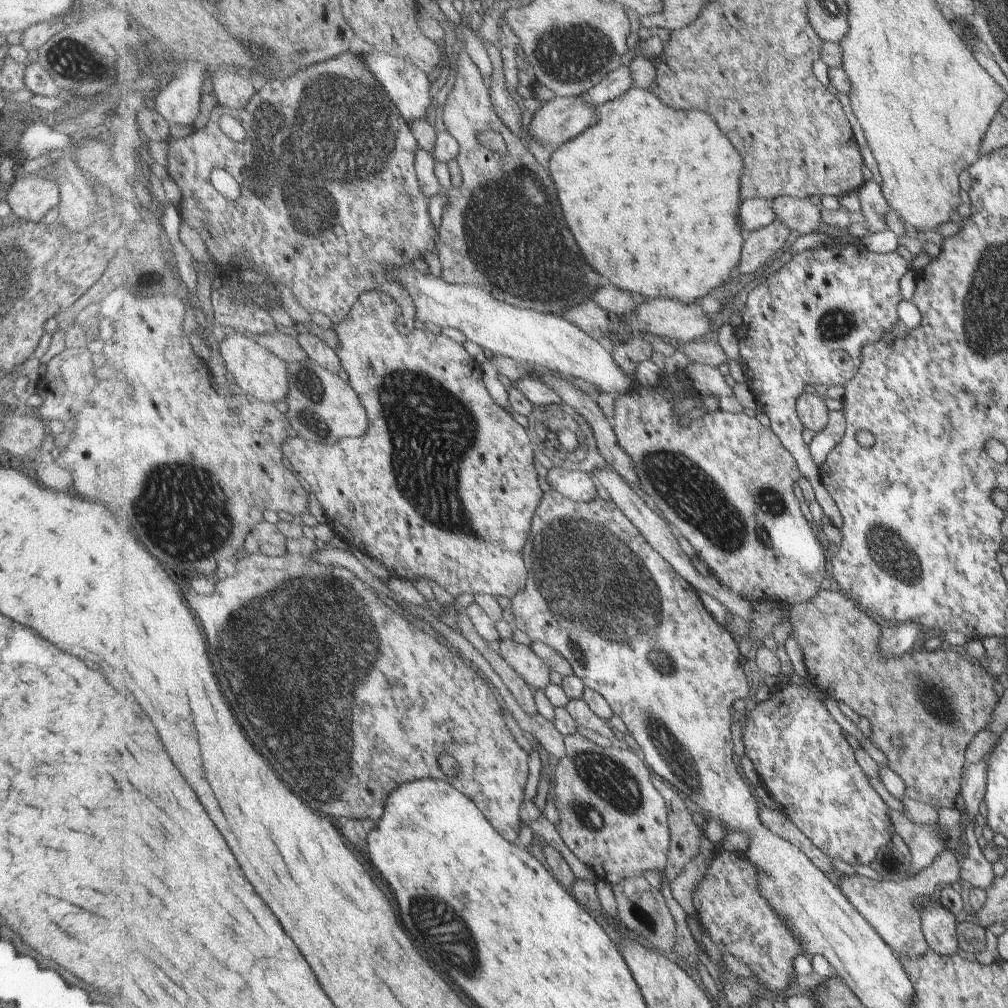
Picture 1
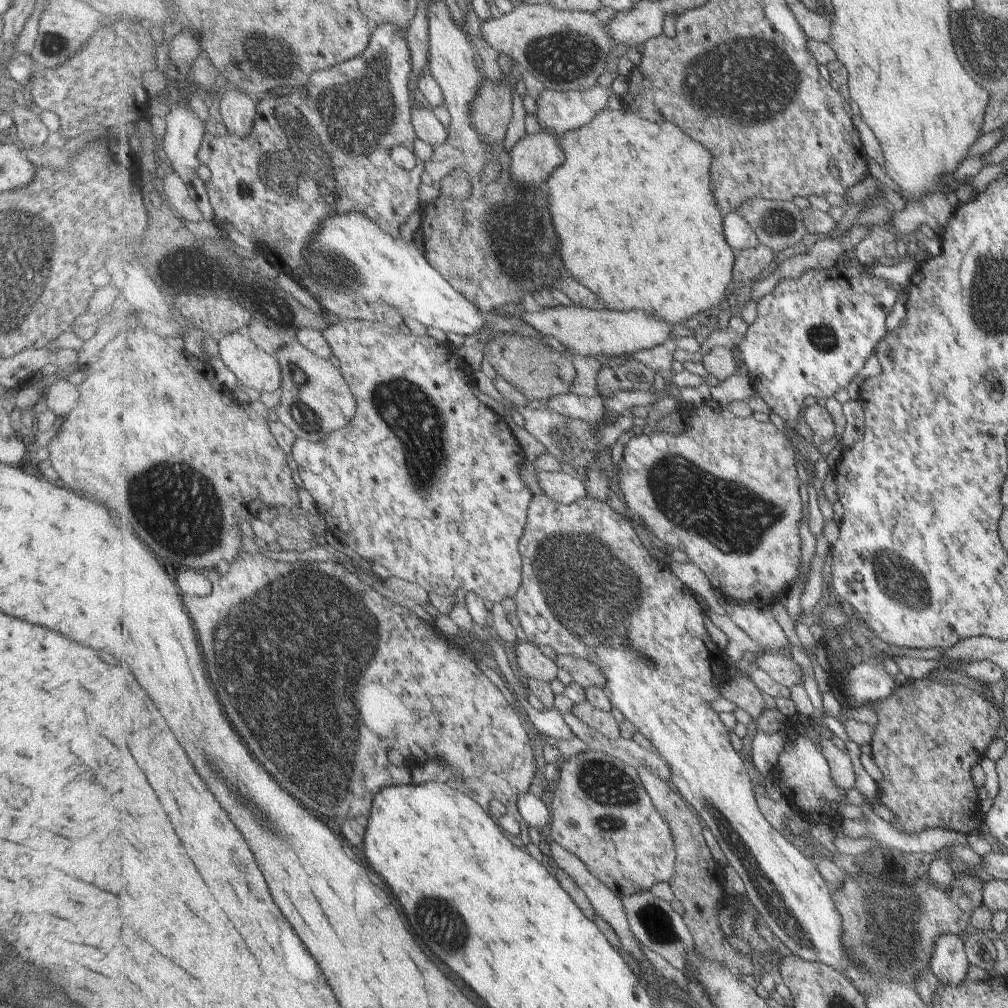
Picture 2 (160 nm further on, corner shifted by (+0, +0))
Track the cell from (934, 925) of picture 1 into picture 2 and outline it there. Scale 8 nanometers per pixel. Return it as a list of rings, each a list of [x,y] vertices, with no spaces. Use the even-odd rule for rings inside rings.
[[[951,933],[940,935],[932,951],[931,964],[930,972],[939,983],[952,987],[962,983],[968,965],[962,937]]]

